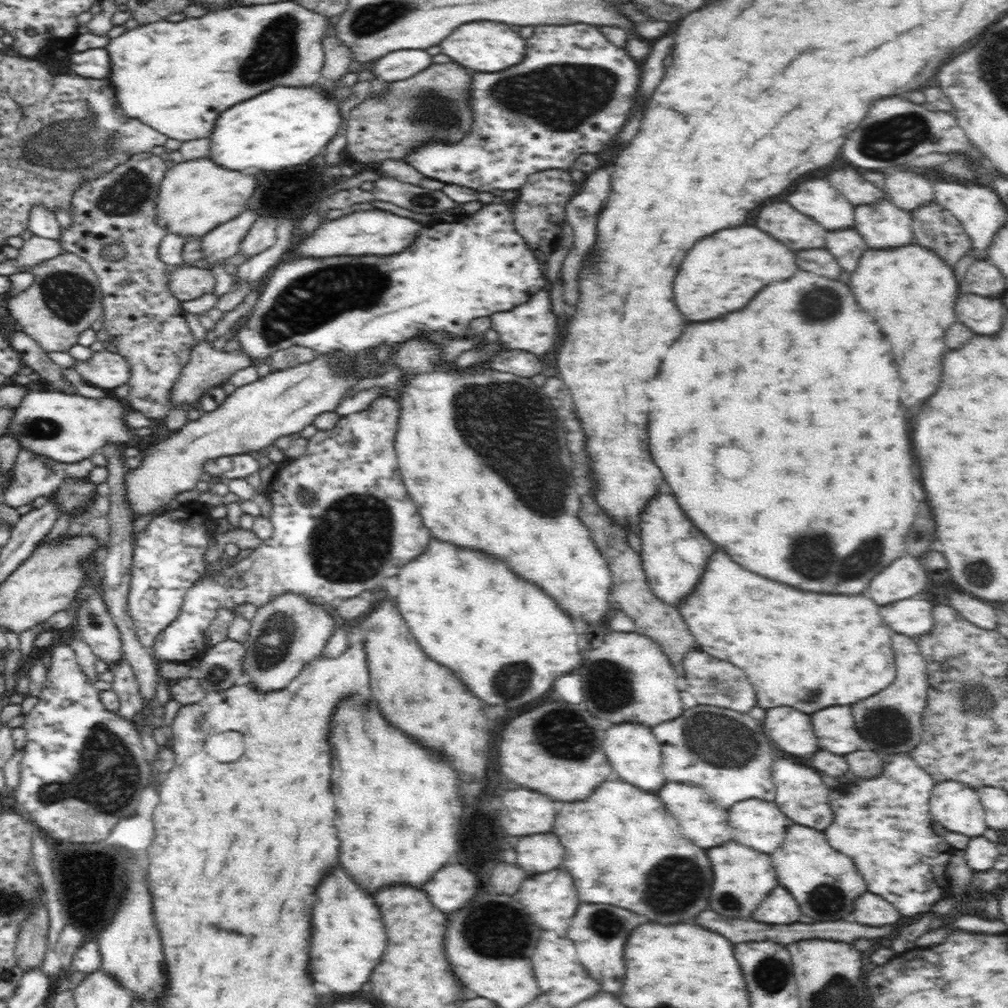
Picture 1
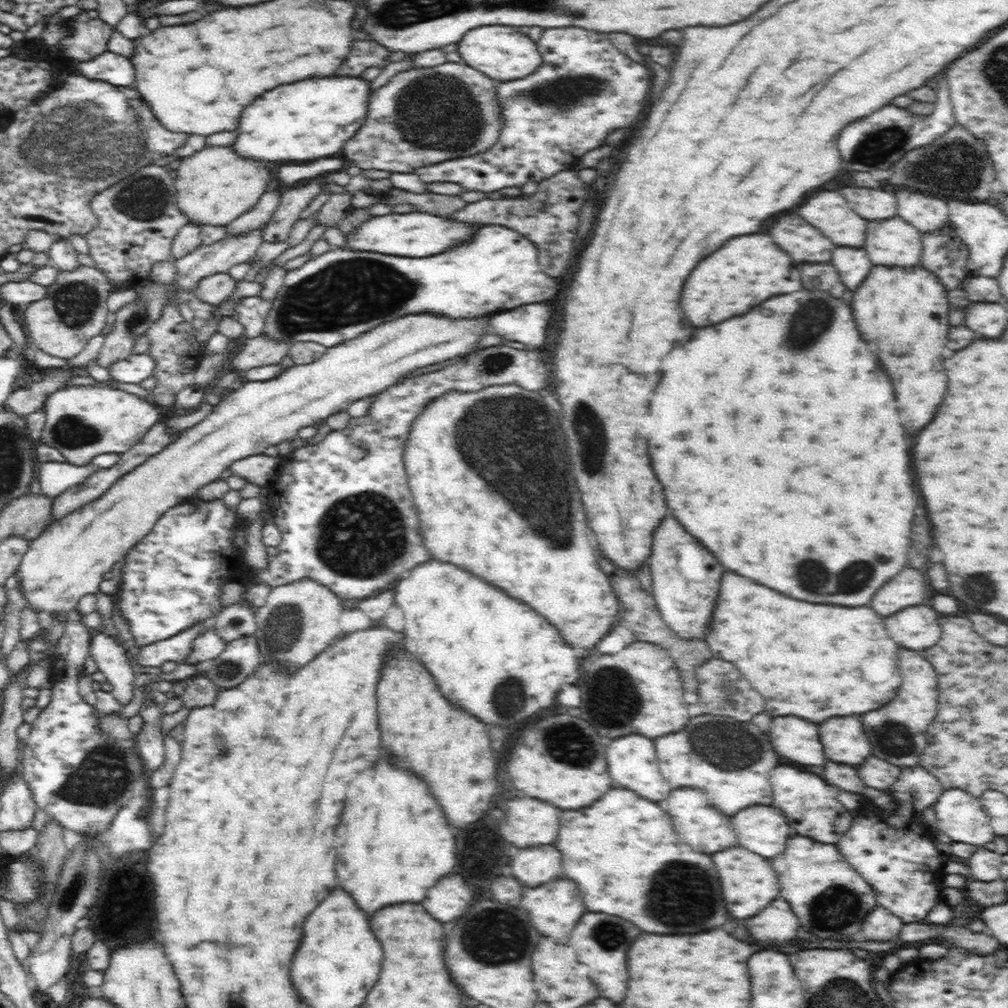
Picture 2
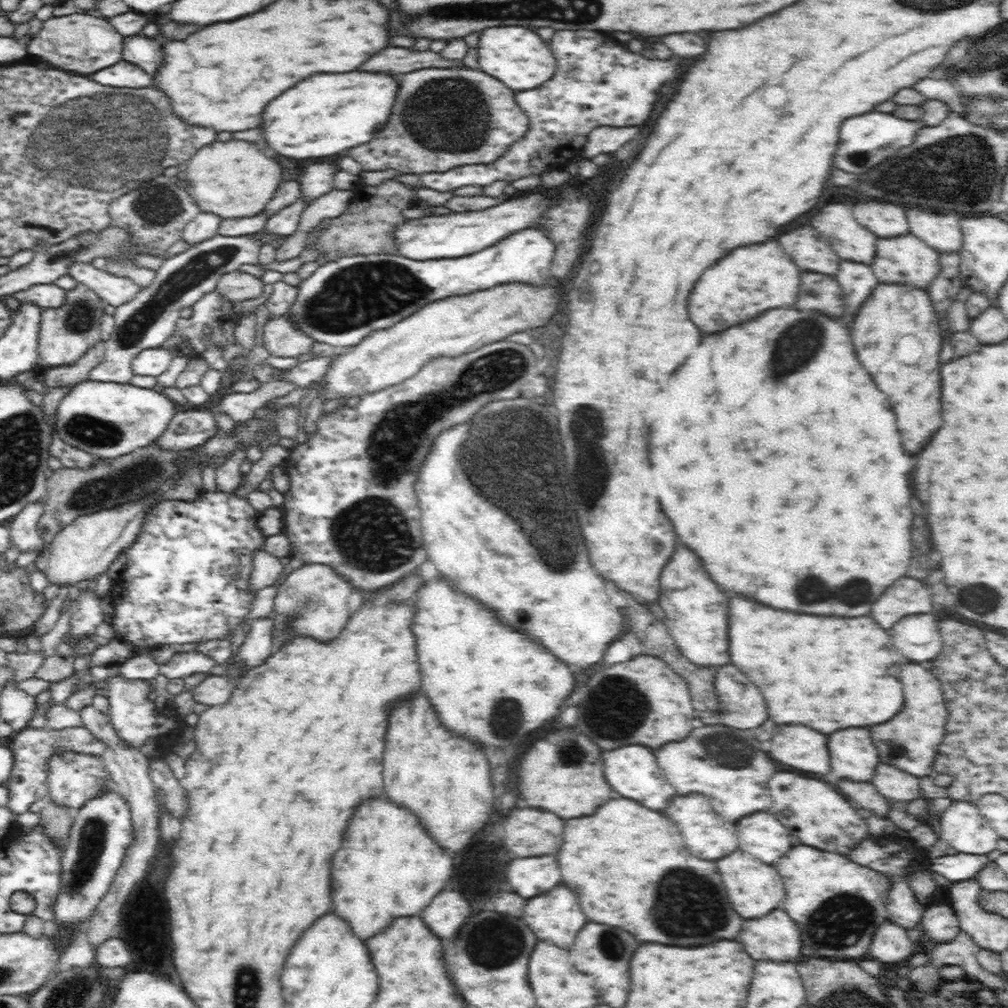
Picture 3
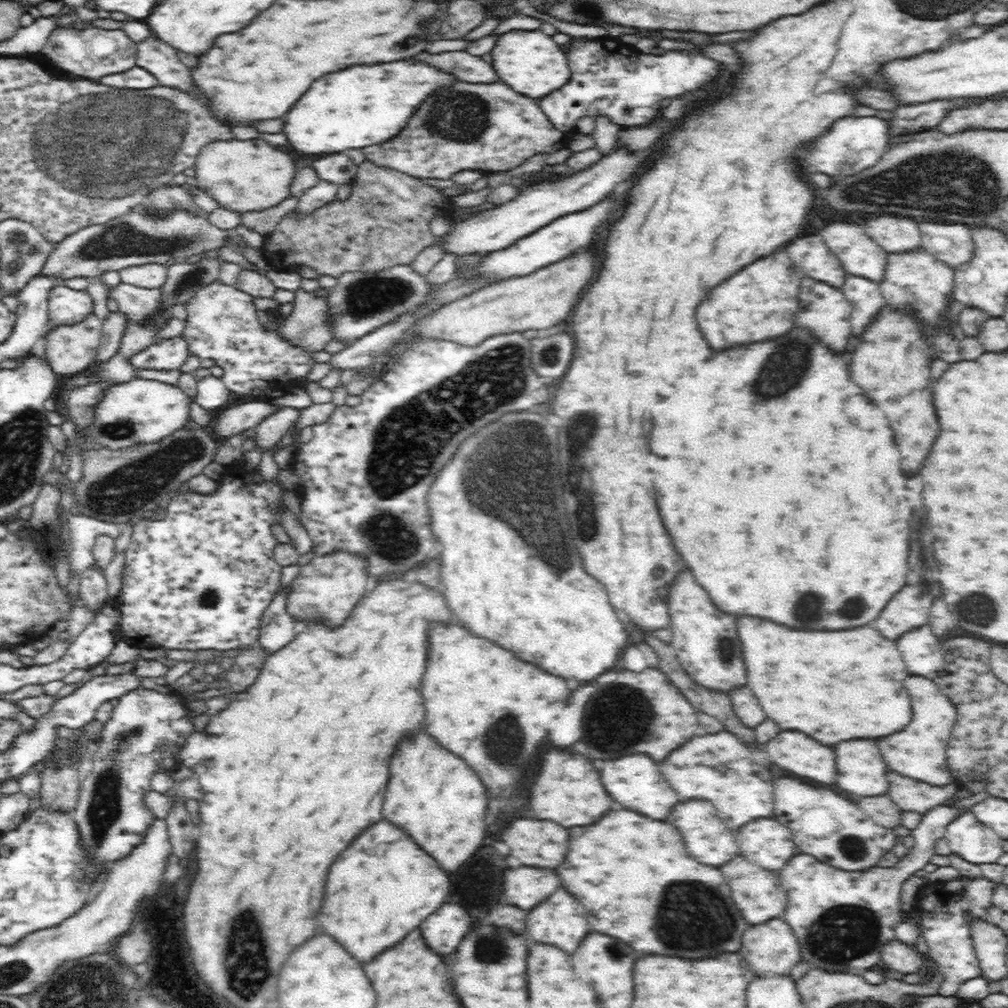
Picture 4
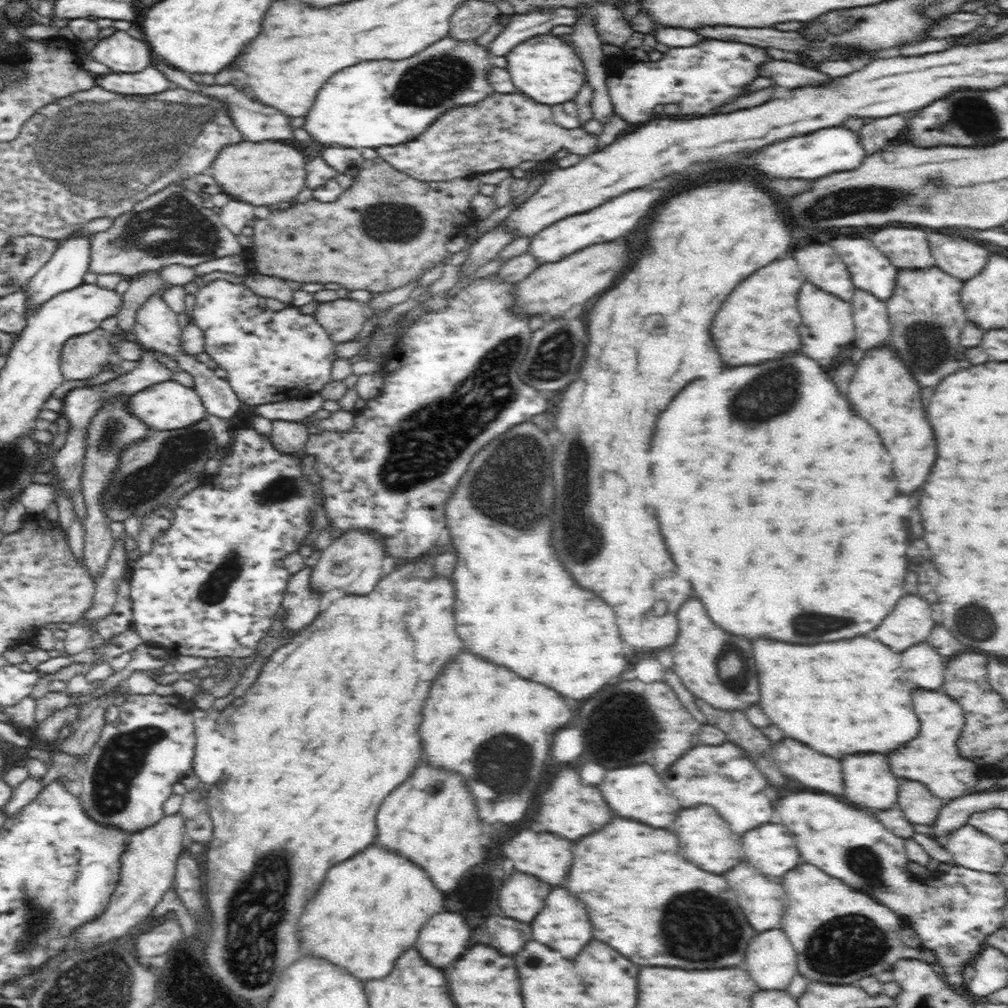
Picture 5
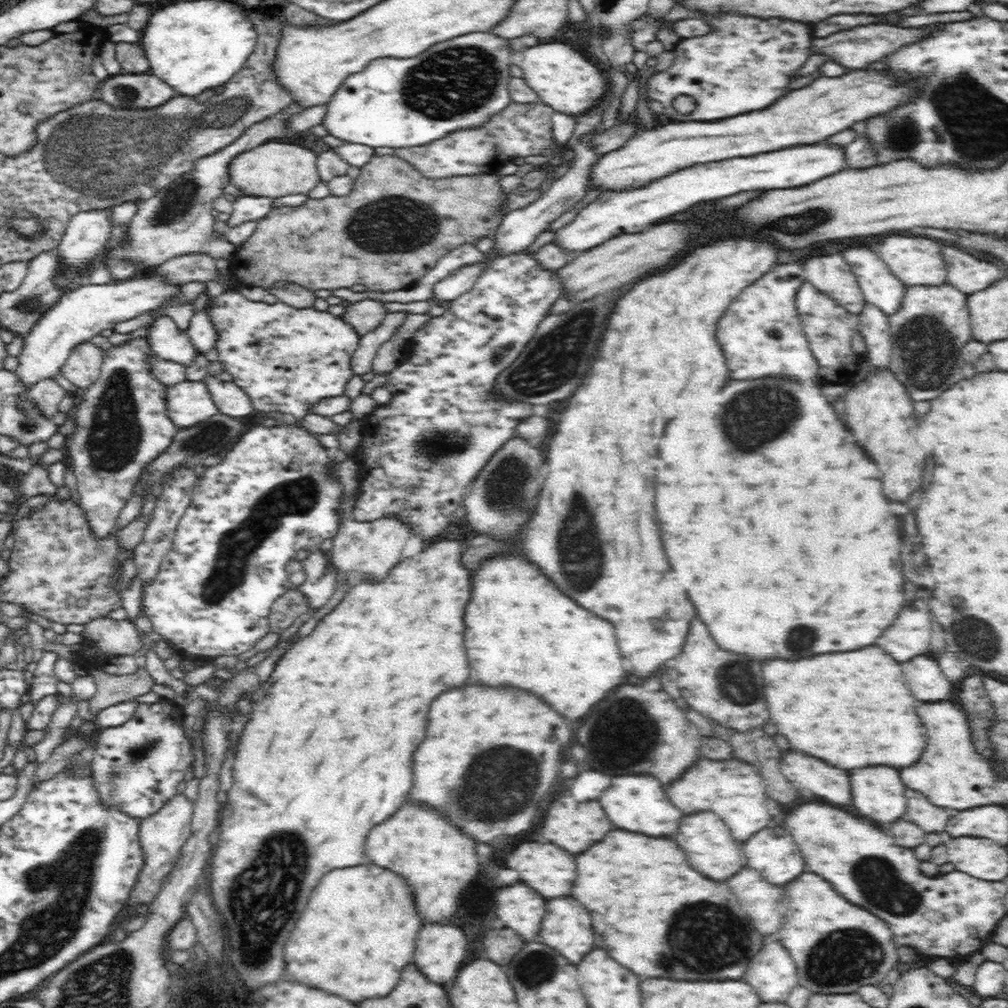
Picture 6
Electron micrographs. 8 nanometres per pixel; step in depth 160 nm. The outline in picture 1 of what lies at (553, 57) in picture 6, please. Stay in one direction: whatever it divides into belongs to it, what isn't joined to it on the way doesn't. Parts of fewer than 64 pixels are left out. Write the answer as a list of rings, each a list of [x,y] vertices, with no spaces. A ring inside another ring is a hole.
[[[470,22],[470,26],[462,26],[462,30],[454,30],[454,38],[446,38],[439,42],[441,54],[444,54],[452,62],[466,67],[476,73],[498,72],[498,70],[510,69],[510,66],[518,65],[525,58],[526,42],[518,33],[514,32],[510,25],[502,26],[498,22]]]

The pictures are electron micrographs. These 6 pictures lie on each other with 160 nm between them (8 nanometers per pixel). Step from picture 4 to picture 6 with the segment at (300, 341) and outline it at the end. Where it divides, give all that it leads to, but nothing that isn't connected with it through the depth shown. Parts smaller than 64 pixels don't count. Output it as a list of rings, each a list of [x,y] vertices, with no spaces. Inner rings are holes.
[[[360,300],[360,302],[350,303],[340,315],[340,318],[353,326],[354,331],[362,336],[374,330],[382,322],[386,313],[382,302],[378,302],[378,300]]]

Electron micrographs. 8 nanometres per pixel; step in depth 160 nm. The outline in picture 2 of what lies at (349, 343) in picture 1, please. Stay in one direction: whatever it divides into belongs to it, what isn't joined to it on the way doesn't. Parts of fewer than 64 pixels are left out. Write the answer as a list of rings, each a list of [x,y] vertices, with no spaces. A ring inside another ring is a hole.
[[[489,224],[479,226],[477,230],[470,238],[466,238],[465,242],[461,245],[450,246],[450,249],[444,250],[440,254],[434,254],[434,256],[426,256],[424,258],[410,258],[402,256],[388,256],[388,254],[376,254],[376,252],[354,252],[352,249],[339,248],[325,252],[318,255],[304,263],[299,268],[290,269],[285,272],[283,277],[283,284],[277,292],[276,298],[271,300],[271,308],[268,311],[268,316],[264,320],[264,326],[262,326],[262,337],[270,339],[270,341],[284,342],[294,344],[298,342],[310,342],[314,341],[316,344],[322,346],[333,347],[341,345],[343,342],[354,340],[366,331],[372,330],[379,324],[390,322],[391,320],[409,315],[420,313],[434,313],[440,315],[440,317],[450,318],[462,318],[462,317],[478,317],[482,313],[488,311],[495,311],[496,309],[506,309],[510,307],[516,308],[523,304],[532,304],[534,302],[546,302],[550,300],[556,291],[558,290],[558,284],[554,277],[548,276],[540,266],[539,259],[537,258],[537,246],[534,242],[530,241],[530,238],[524,237],[518,233],[518,231],[512,230],[506,226],[500,226],[496,224]]]

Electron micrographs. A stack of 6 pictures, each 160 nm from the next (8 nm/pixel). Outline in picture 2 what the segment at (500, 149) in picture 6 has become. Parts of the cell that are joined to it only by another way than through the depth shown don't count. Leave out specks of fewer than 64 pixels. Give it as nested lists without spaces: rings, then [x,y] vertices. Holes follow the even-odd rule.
[[[444,62],[433,67],[418,67],[396,73],[391,80],[369,98],[366,119],[358,130],[358,138],[342,150],[342,154],[353,164],[364,170],[388,170],[388,172],[415,172],[420,166],[444,162],[450,158],[463,158],[485,152],[500,132],[498,119],[497,82],[467,64]]]

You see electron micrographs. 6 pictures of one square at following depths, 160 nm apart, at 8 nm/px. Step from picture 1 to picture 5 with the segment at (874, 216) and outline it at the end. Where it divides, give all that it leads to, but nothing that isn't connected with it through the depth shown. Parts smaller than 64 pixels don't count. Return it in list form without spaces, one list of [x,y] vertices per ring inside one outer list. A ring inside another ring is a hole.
[[[936,264],[922,269],[896,268],[896,270],[896,286],[894,286],[893,294],[885,302],[890,321],[888,343],[896,350],[896,353],[900,354],[905,365],[912,370],[920,386],[936,386],[950,372],[968,368],[965,359],[956,359],[956,356],[964,351],[960,350],[960,337],[968,319],[961,302],[962,281],[950,276]]]

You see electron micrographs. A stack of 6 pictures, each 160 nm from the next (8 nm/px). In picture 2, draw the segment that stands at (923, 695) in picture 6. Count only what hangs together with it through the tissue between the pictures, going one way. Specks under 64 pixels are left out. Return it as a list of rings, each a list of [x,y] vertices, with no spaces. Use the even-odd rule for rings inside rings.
[[[918,604],[884,618],[886,631],[900,647],[922,651],[941,638],[938,612],[931,605]]]

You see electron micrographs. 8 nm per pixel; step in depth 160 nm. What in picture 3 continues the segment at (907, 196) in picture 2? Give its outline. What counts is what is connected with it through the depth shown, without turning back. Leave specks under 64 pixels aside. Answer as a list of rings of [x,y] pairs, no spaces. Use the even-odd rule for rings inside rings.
[[[918,206],[905,207],[910,232],[928,246],[942,253],[962,248],[962,231],[955,213],[938,213]]]

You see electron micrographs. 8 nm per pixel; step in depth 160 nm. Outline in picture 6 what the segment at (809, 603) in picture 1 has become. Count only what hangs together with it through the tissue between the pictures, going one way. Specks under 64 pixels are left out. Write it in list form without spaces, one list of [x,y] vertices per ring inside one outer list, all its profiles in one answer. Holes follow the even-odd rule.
[[[876,644],[868,646],[866,650],[854,650],[854,654],[822,654],[822,658],[808,658],[806,662],[770,662],[770,666],[762,666],[762,681],[764,681],[764,697],[769,710],[769,720],[776,725],[777,732],[788,738],[794,750],[816,756],[836,768],[854,770],[854,768],[884,764],[884,766],[894,766],[894,769],[906,769],[921,758],[928,744],[928,733],[916,714],[916,698],[906,684],[902,664],[894,662],[894,658]]]

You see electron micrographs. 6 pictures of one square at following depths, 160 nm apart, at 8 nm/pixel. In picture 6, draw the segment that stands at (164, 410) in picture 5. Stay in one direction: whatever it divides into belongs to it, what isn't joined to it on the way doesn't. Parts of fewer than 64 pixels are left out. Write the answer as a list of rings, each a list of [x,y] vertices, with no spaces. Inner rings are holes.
[[[182,381],[166,385],[166,414],[179,428],[190,428],[218,414],[206,382]]]

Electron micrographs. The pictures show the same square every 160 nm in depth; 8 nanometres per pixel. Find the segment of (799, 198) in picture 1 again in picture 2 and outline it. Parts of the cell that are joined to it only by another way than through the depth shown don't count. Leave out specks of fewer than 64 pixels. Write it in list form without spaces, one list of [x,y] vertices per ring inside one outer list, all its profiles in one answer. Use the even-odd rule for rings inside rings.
[[[820,190],[801,203],[798,214],[835,245],[864,245],[866,222],[836,190]]]

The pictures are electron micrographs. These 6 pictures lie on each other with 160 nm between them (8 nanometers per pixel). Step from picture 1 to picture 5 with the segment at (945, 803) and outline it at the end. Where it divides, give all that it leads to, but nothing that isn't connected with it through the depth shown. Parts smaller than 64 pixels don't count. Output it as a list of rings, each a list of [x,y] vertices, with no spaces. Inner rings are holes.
[[[969,824],[949,832],[947,837],[945,849],[952,854],[951,858],[958,866],[990,874],[1001,872],[1007,858],[1003,842]]]

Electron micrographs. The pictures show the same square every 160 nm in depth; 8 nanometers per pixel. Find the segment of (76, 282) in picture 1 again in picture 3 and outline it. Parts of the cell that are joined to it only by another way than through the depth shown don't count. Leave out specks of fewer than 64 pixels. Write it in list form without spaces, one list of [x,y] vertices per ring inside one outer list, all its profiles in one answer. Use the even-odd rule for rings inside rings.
[[[77,282],[74,288],[66,291],[67,302],[59,308],[42,309],[40,330],[38,330],[38,352],[45,367],[74,364],[86,354],[101,338],[99,319],[102,318],[104,301],[96,291]]]

